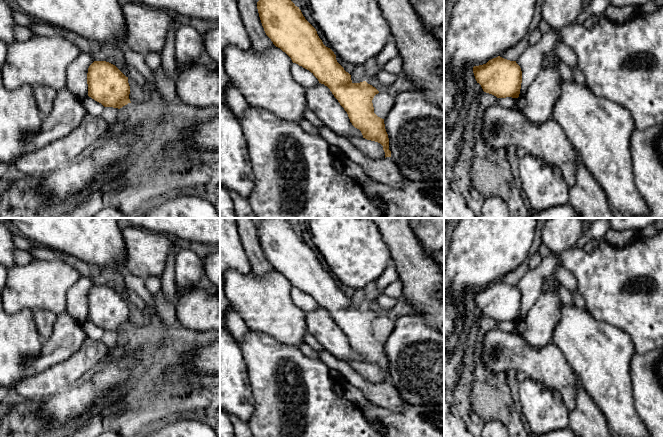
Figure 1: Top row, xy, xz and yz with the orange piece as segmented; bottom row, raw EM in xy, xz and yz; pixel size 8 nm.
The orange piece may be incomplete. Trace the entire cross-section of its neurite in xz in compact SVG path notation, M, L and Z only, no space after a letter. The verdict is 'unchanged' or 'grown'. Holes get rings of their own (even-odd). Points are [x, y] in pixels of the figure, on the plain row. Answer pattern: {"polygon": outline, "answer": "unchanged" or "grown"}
{"polygon": "M261 218L257 233L264 255L273 268L285 276L293 287L309 294L319 307L327 310L347 336L352 349L361 355L363 362L380 367L385 382L391 381L384 343L374 337L372 327L379 315L366 305L352 306L351 299L337 286L334 276L323 268L316 253L305 243L299 231L287 218Z", "answer": "unchanged"}

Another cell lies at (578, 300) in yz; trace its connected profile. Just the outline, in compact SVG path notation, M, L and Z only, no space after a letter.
M578 291L571 292L571 295L572 295L572 298L573 298L573 304L574 305L576 305L580 308L586 309L585 301L584 301L582 295Z

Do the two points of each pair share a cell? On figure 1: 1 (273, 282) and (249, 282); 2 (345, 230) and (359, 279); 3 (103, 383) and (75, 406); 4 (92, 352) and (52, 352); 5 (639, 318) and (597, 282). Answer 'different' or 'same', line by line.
1: same
2: same
3: same
4: different
5: same

